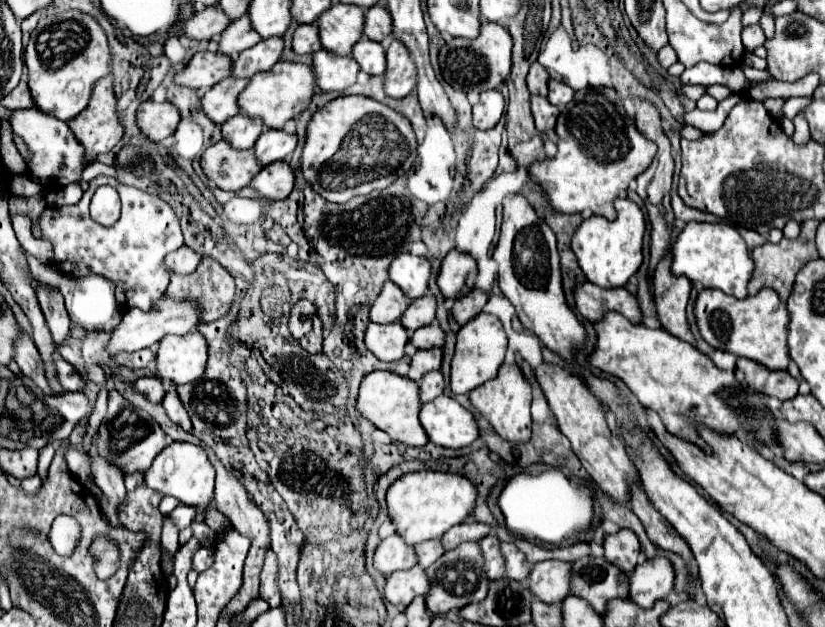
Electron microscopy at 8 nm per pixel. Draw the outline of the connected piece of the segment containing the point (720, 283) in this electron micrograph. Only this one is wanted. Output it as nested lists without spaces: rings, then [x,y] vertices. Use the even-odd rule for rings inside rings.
[[[691,221],[679,233],[673,245],[673,273],[687,275],[691,281],[699,281],[703,287],[715,287],[737,299],[747,297],[747,283],[753,275],[755,263],[745,239],[729,223],[699,223]]]

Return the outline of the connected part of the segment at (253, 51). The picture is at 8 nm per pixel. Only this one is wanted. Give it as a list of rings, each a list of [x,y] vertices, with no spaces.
[[[273,37],[243,51],[233,63],[233,77],[253,77],[255,73],[269,71],[283,53],[283,37]]]

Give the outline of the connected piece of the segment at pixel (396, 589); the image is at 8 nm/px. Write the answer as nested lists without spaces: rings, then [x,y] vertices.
[[[419,565],[405,569],[405,571],[397,571],[393,575],[387,577],[387,585],[385,585],[385,599],[393,605],[397,605],[399,609],[407,607],[417,595],[425,595],[429,591],[429,579],[425,575],[425,569],[421,569]]]

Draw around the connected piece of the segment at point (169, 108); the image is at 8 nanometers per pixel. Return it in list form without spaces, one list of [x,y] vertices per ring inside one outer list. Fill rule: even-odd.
[[[145,101],[137,109],[137,123],[141,131],[153,141],[161,141],[175,133],[179,125],[179,111],[169,101],[157,103],[157,101]]]

